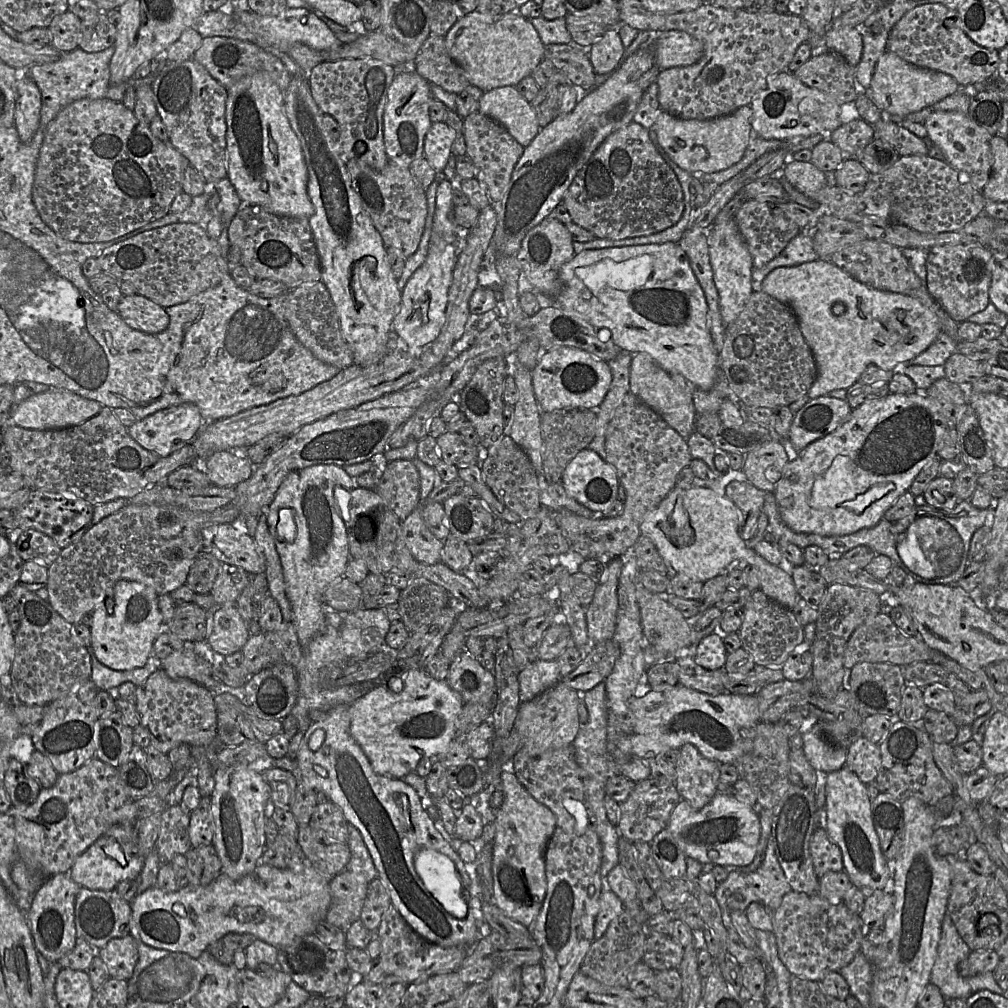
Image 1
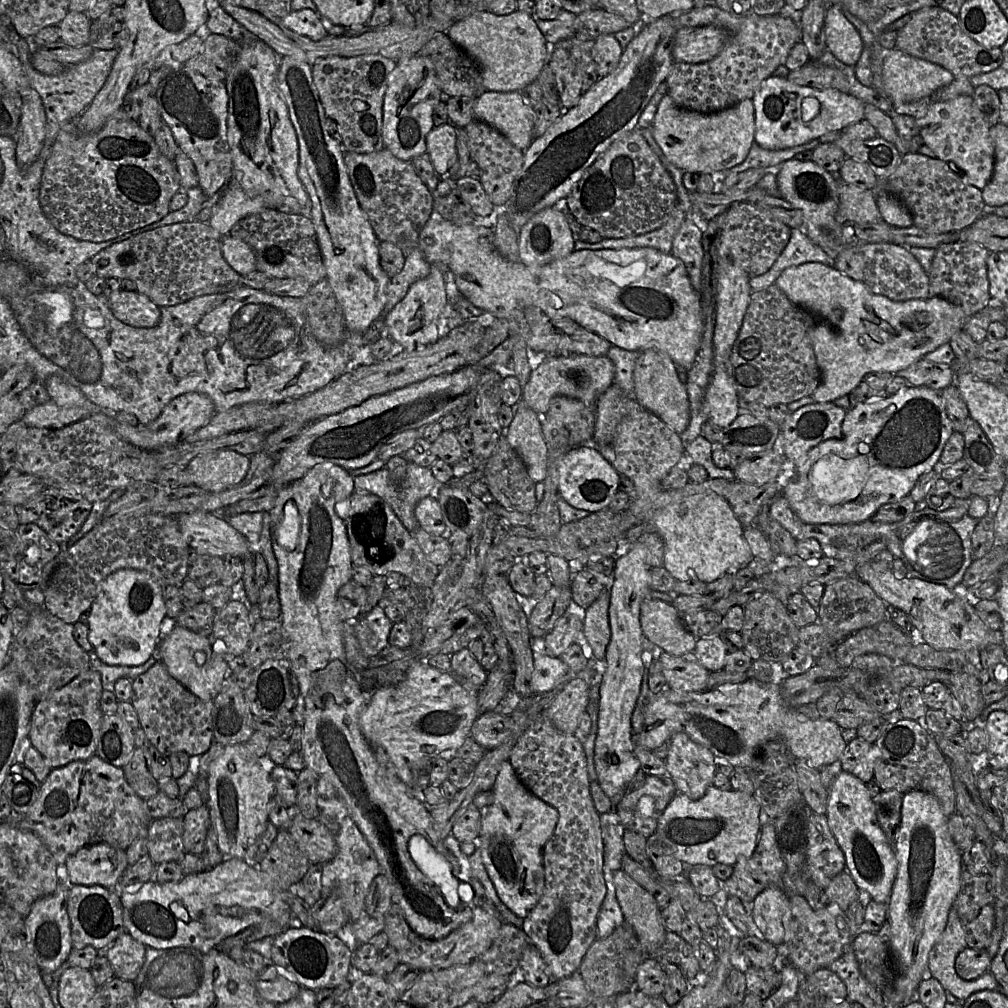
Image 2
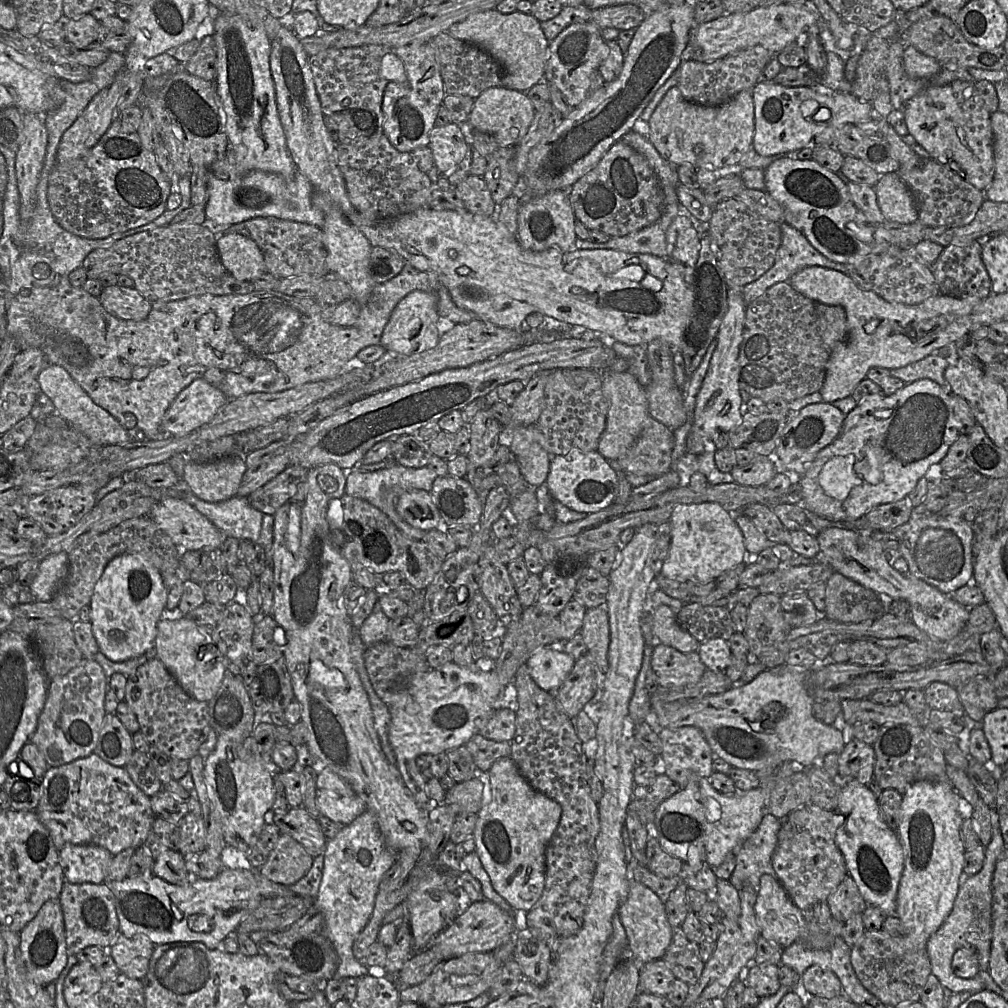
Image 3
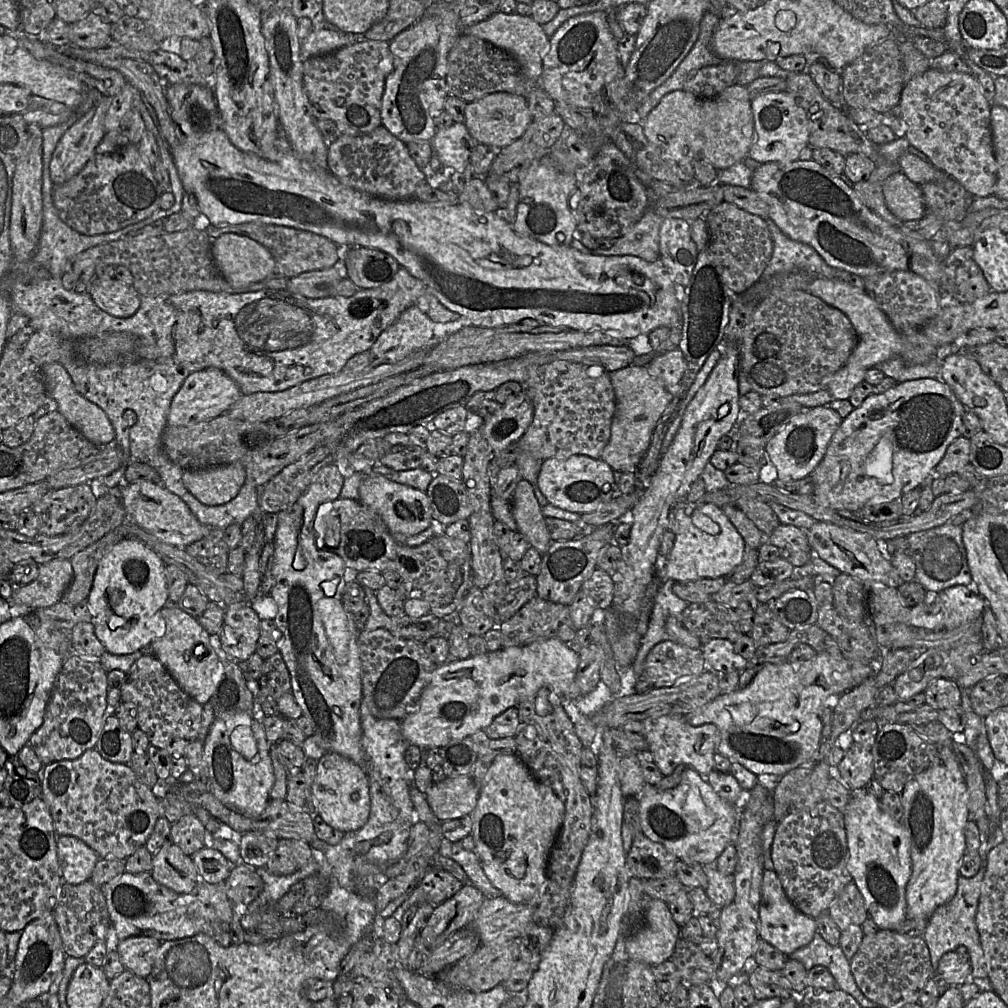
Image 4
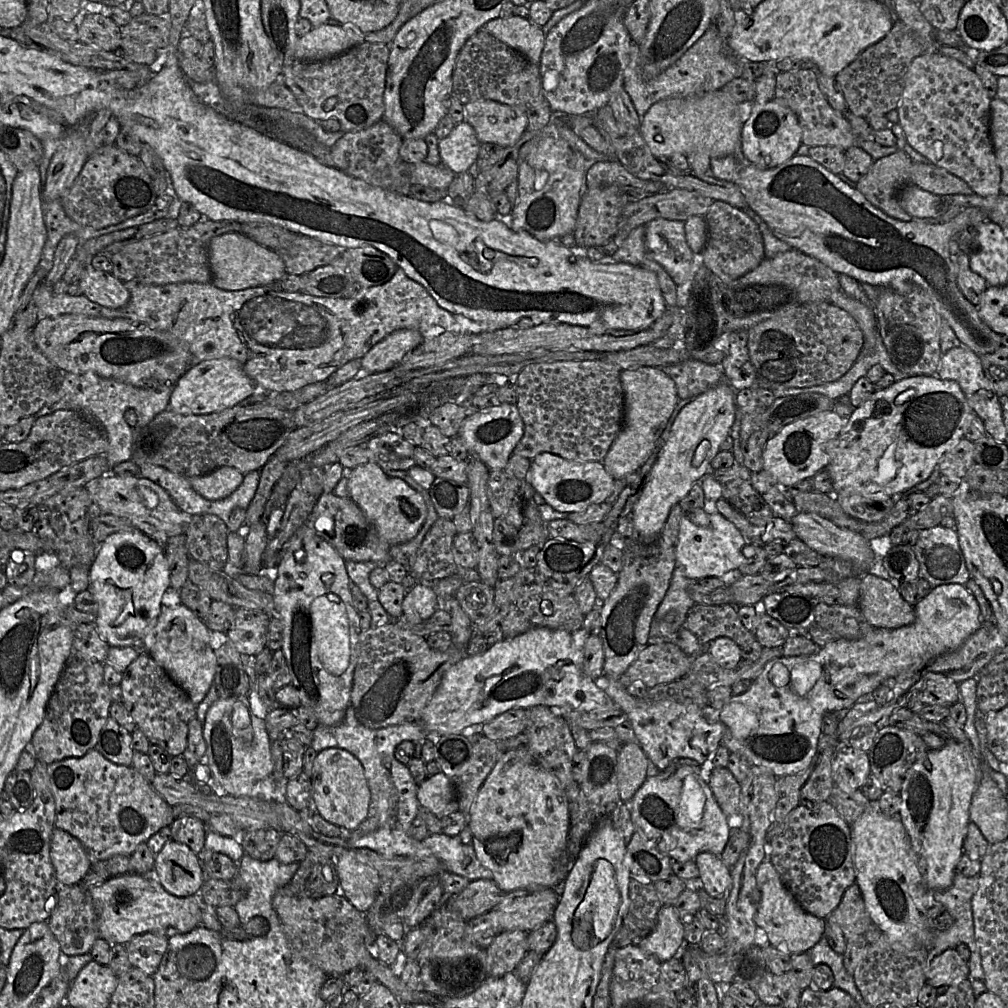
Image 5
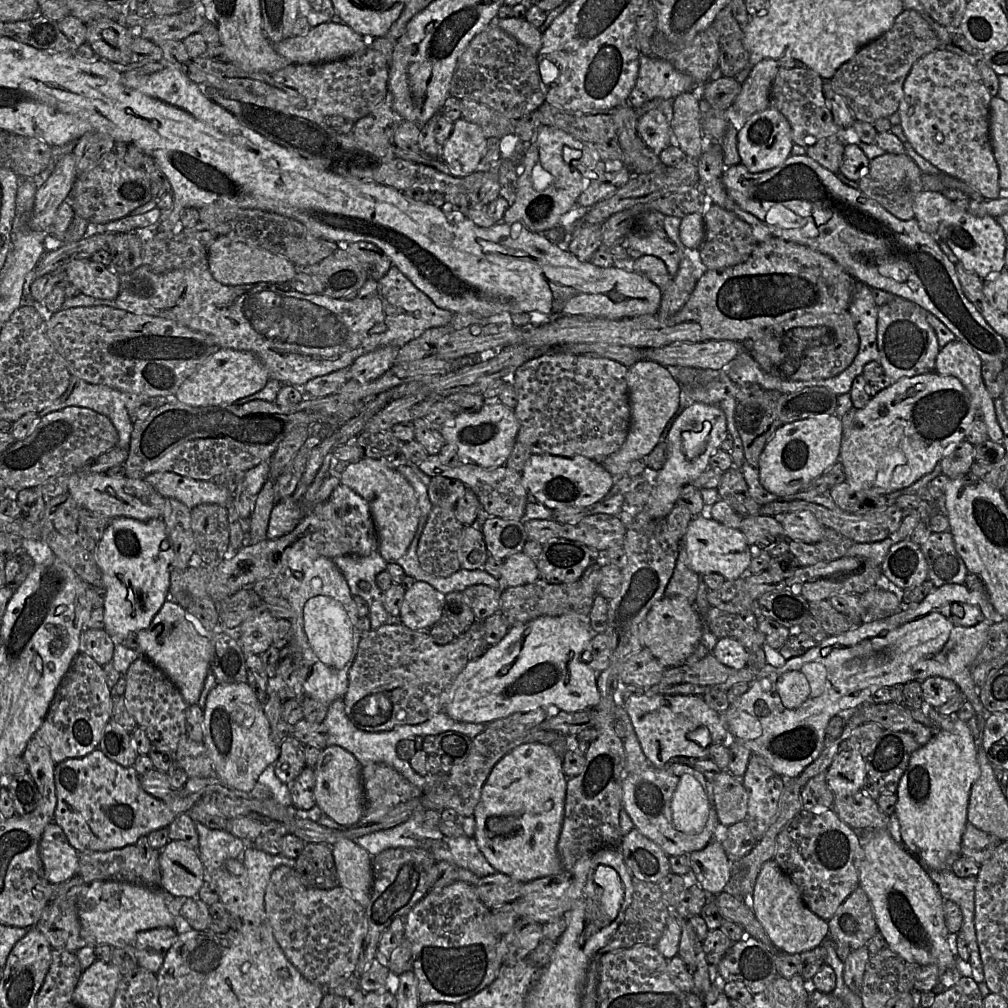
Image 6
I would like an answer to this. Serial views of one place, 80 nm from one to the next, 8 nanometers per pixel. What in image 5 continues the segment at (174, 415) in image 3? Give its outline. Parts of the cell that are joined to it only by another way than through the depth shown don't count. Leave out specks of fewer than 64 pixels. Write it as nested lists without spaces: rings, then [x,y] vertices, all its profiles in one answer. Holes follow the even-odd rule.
[[[224,357],[205,360],[191,368],[175,384],[169,400],[170,410],[183,415],[207,415],[237,406],[251,396],[256,384],[235,359]]]

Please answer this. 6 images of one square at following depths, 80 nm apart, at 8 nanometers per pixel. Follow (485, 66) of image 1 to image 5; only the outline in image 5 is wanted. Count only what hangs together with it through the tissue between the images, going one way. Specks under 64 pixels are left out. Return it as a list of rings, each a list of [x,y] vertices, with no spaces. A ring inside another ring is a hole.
[[[517,15],[497,17],[488,21],[479,29],[485,30],[501,42],[517,50],[530,62],[539,65],[545,45],[545,35],[542,27],[530,18]]]

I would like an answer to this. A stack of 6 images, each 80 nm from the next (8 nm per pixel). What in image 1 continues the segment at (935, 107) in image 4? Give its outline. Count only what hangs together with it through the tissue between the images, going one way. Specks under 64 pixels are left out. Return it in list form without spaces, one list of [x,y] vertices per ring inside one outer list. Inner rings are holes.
[[[935,111],[924,122],[928,138],[944,154],[945,161],[967,178],[977,190],[982,191],[988,181],[993,157],[990,148],[991,135],[972,121],[966,113]]]

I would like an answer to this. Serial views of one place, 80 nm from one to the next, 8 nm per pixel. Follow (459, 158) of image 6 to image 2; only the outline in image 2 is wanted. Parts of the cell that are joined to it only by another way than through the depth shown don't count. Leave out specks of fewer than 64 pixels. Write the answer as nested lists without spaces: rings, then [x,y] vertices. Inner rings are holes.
[[[447,122],[434,126],[426,136],[426,152],[437,175],[448,176],[454,163],[457,127]]]

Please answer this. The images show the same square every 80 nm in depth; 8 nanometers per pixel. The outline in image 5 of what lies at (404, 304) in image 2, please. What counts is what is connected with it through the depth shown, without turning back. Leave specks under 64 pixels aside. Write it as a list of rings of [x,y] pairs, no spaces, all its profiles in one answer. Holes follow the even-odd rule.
[[[400,329],[390,333],[360,359],[361,374],[374,374],[394,368],[423,339],[423,335],[414,329]]]

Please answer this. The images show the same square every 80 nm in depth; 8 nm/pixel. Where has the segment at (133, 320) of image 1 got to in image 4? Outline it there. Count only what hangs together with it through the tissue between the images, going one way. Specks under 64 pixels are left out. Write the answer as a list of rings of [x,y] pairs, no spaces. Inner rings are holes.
[[[95,277],[90,282],[88,294],[102,310],[121,318],[134,315],[141,302],[140,294],[132,285],[126,285],[115,278]]]

